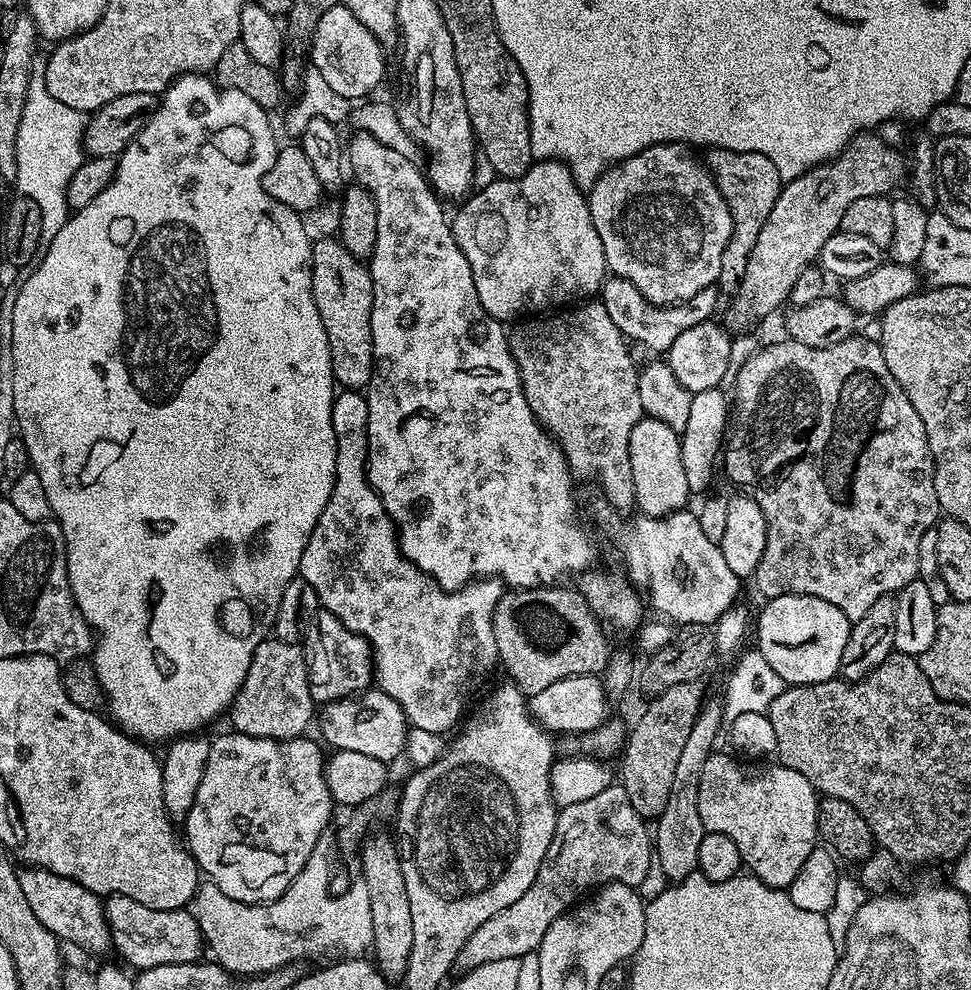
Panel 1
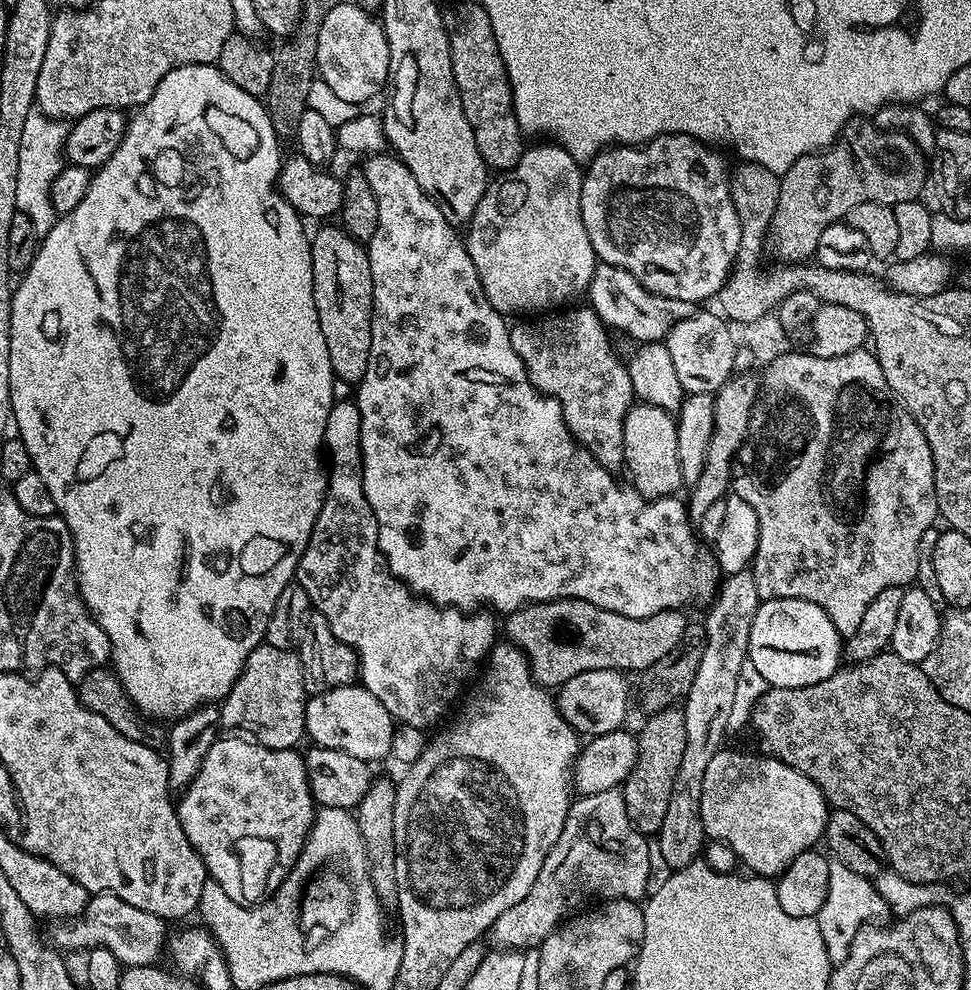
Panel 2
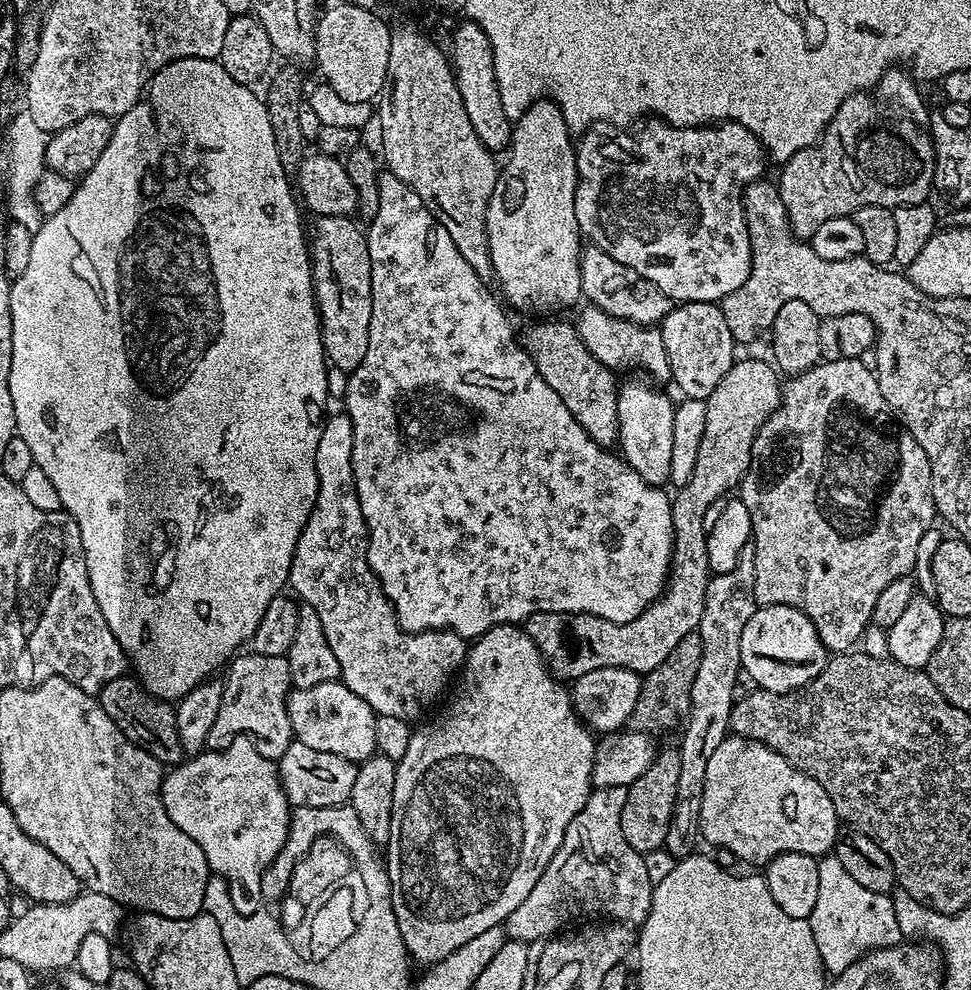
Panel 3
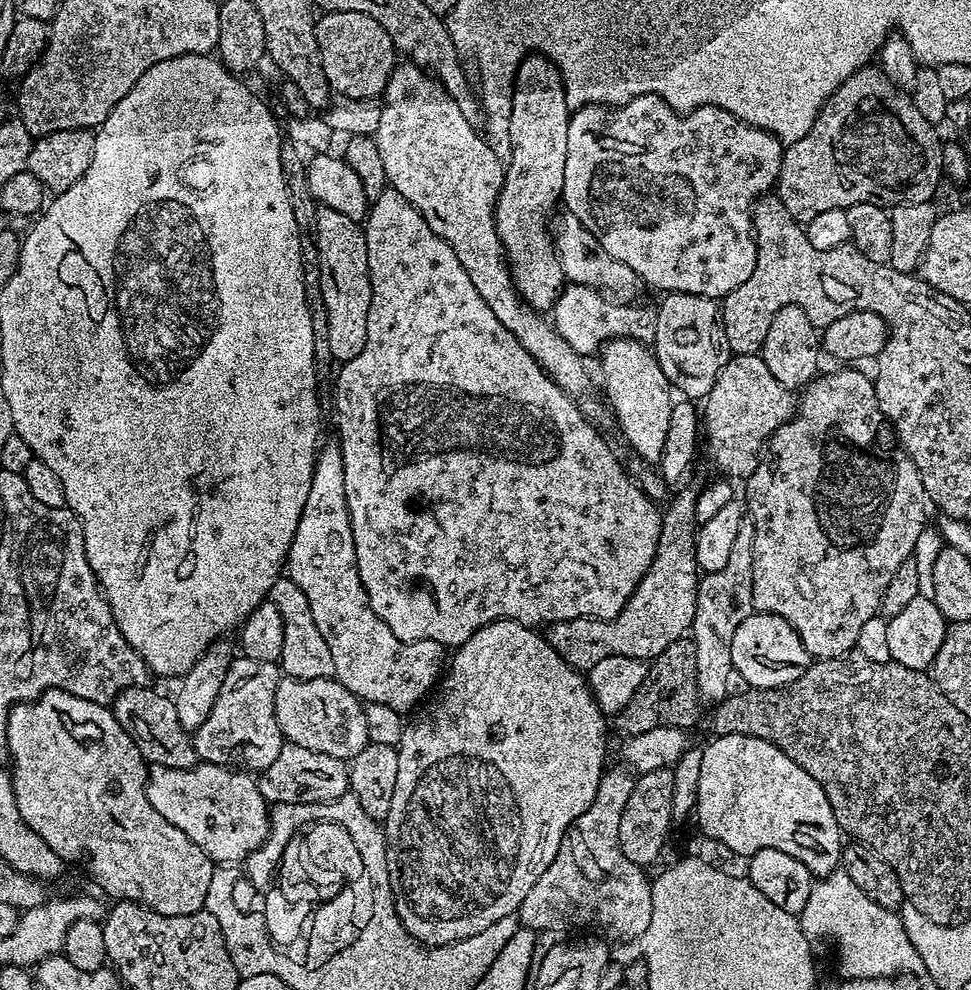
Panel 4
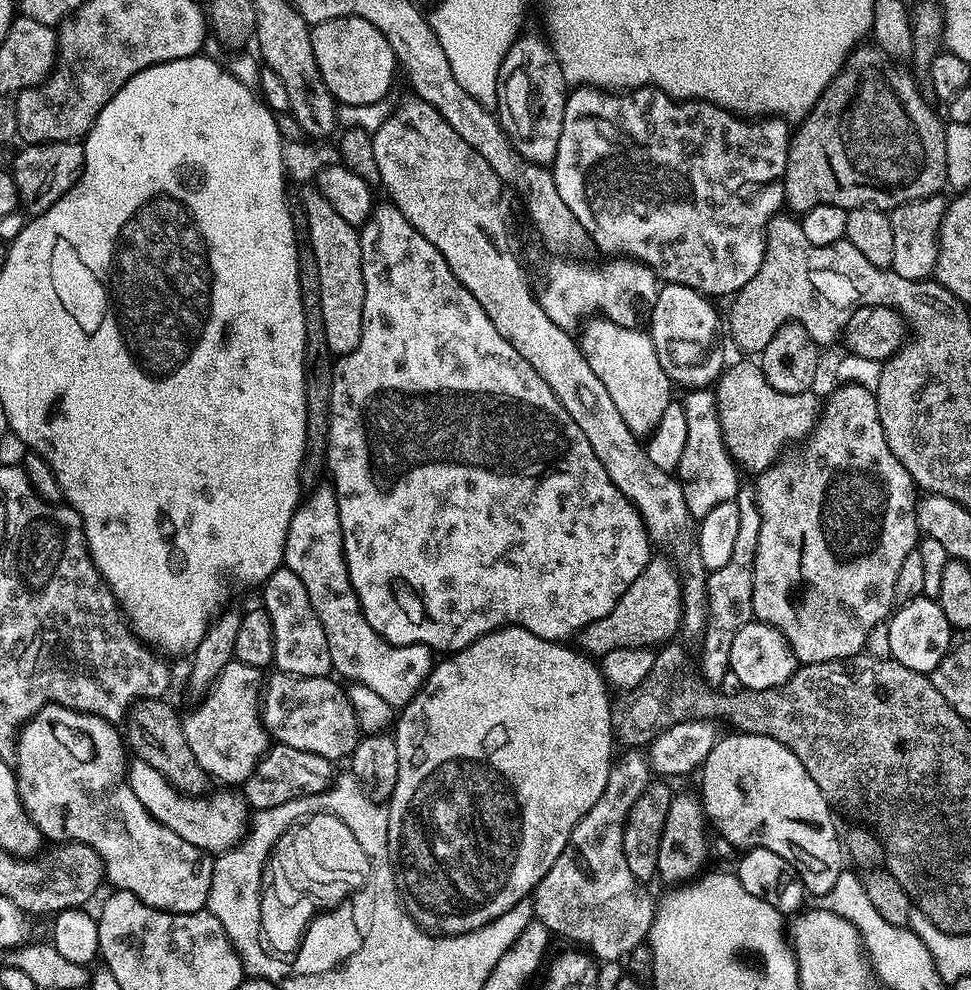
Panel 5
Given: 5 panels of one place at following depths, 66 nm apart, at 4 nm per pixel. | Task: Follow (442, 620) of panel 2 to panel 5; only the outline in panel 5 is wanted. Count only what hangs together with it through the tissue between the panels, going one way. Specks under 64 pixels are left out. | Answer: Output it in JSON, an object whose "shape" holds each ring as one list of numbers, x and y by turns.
{"shape":[[320,482,303,497,288,527,283,567,294,570,294,574,302,578,302,586,306,586,310,606,314,606,314,614,318,614,322,630,326,630,326,646,330,646,335,675,368,686,374,694,386,698,393,709,399,710,410,703,424,679,432,673,433,649,425,644,386,642,366,622,346,570,342,522,338,518,336,491,331,483]]}

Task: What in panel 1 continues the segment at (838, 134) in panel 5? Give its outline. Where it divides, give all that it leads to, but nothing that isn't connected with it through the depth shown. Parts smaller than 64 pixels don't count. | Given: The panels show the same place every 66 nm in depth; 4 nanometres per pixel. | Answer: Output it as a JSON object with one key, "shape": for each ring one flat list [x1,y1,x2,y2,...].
{"shape":[[857,134,839,156,781,187,774,210,770,210,766,222,762,222,762,230,758,230,758,242,754,242,750,262,746,262,746,274,731,297,732,312,738,323,752,324,770,315,783,300,791,297,798,274,815,265,826,238,841,231,842,214,846,214,854,198,888,196,902,184,906,160,900,157,900,150,885,144,877,134]]}

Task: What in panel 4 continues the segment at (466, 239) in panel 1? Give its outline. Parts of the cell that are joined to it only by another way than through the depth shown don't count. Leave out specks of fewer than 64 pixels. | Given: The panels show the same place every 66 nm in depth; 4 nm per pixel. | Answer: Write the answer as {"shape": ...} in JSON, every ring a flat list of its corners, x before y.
{"shape":[[539,54,525,56,520,61,519,66,516,67,516,83,512,89,512,109,506,114,506,120,508,120,508,140,512,143,512,161,510,159,507,161,504,170,504,185,498,194,498,202,496,203,496,233,500,239,501,247,504,248,504,259,508,261,508,269,512,271,512,285,516,287,516,292,519,294,521,300,541,314,547,313,556,305,556,299,566,287,566,277,560,265,560,257,556,253,556,245,554,243,553,233,550,231,550,224,548,228,548,219,551,218,556,204,558,208,564,194,564,179,566,178,566,130,568,129,569,115,570,109,566,102,564,83,560,77,560,71,556,69,555,64,547,56,541,56]]}

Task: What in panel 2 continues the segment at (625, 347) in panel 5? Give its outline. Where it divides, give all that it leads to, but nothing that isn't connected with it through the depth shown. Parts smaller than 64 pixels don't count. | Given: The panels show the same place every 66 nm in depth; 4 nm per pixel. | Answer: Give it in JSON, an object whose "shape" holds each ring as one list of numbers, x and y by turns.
{"shape":[[643,402,633,403,624,423,624,468,632,475,631,487,648,500,675,496,682,488,678,462,678,434,673,413]]}

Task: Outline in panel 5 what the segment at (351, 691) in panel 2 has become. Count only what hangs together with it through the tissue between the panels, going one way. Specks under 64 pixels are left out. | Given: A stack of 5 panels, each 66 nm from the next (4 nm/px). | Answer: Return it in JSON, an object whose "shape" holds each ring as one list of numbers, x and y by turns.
{"shape":[[279,670,273,673,263,685,260,702,260,718,269,737,277,744,309,751,333,762,348,758,362,733,345,689,328,676,292,676]]}

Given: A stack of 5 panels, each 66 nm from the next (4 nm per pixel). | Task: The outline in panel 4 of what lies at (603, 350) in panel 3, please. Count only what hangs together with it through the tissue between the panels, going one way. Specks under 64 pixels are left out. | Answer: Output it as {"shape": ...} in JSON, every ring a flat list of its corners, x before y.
{"shape":[[569,283,550,310,550,320,558,335,580,356,591,358,609,340,652,342,656,338,656,313,650,307,636,308,635,303,622,304,595,288]]}

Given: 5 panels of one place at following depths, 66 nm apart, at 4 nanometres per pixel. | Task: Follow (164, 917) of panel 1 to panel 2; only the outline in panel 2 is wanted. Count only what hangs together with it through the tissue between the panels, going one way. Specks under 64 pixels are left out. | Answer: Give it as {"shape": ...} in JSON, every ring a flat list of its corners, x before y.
{"shape":[[109,892,95,893,81,916,61,920,53,928,56,929,53,930,50,940,57,949,68,953,76,952,79,948,88,950,93,946,108,948,110,954,118,958,121,966,130,968,139,964,155,965,159,961,156,959,159,958,160,952,162,956,166,948,165,920,146,910,138,910,138,906,130,906,130,902,122,902,122,898]]}

